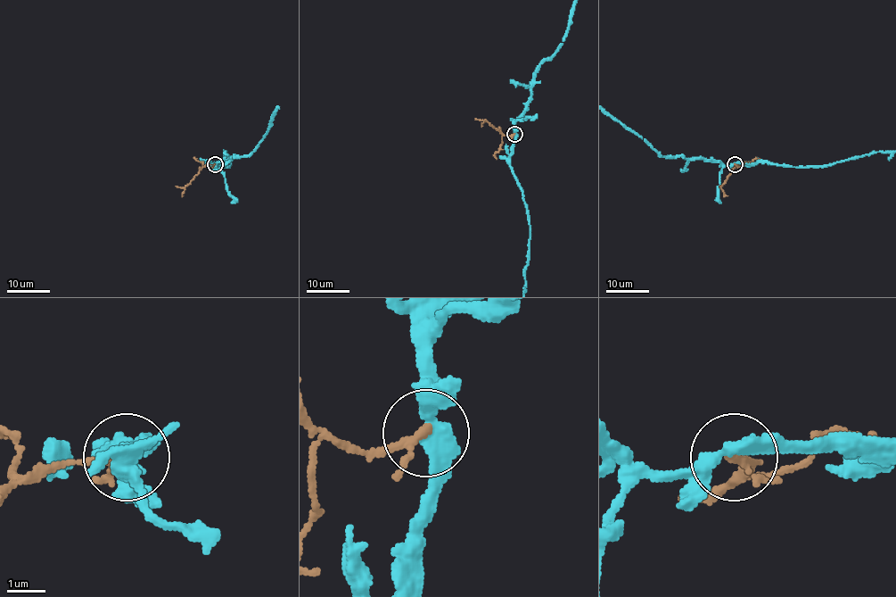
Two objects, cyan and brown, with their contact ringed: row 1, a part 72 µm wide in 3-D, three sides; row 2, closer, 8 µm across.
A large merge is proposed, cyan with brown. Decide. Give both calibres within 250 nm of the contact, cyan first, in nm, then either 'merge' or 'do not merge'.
400 nm thick on the cyan side, 170 nm on the other; do not merge

